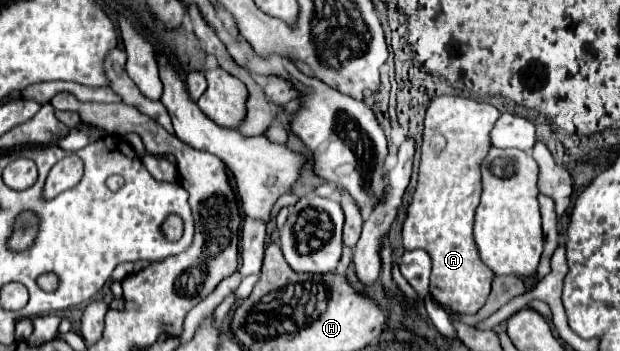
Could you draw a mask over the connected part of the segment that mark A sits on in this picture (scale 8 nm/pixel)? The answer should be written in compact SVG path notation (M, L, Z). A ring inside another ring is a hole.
M452 94L438 96L430 102L424 120L424 142L422 142L422 156L418 168L418 184L402 228L404 248L406 250L422 248L432 258L432 276L430 276L432 298L438 304L448 306L450 310L460 314L476 314L486 304L486 298L490 294L490 284L494 278L492 270L488 270L484 262L480 262L472 238L472 226L474 226L474 210L480 202L480 162L484 160L484 154L488 154L490 130L496 124L498 116L500 112L492 104L464 96L452 96Z

